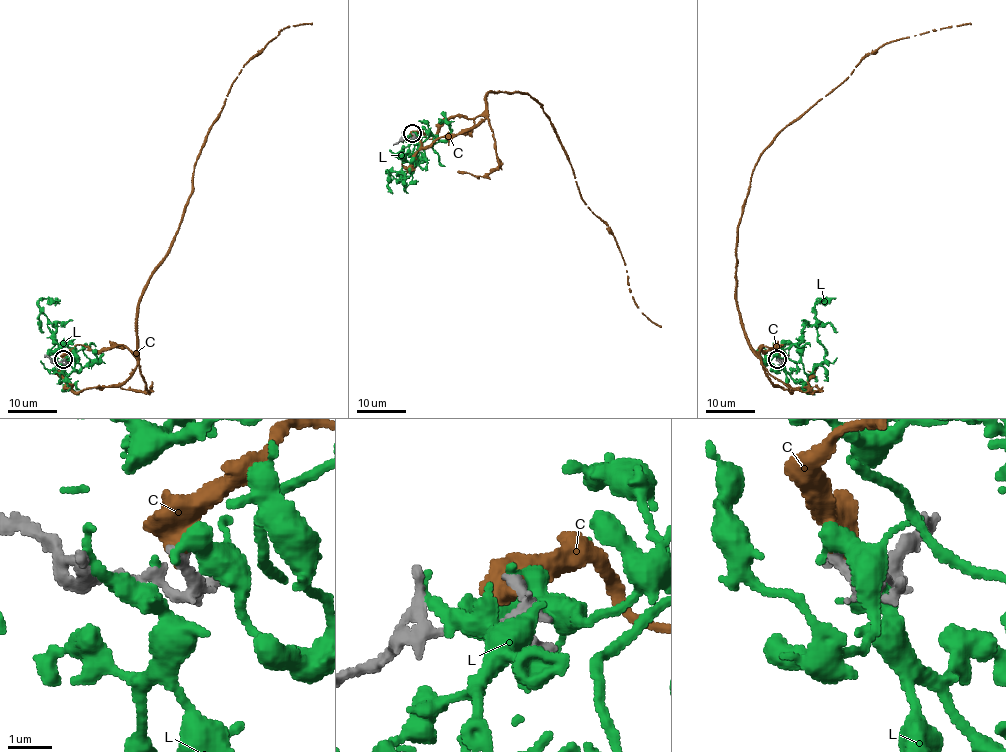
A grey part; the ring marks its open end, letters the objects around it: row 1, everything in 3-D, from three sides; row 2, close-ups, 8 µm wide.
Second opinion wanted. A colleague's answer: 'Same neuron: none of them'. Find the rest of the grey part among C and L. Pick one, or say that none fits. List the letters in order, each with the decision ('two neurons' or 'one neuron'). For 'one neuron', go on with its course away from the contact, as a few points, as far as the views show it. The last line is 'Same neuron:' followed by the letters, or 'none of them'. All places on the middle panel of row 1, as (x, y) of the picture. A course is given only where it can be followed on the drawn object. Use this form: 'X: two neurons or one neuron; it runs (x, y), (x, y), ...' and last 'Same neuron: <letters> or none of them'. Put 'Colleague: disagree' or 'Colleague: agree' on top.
Colleague: agree
C: two neurons
L: two neurons
Same neuron: none of them

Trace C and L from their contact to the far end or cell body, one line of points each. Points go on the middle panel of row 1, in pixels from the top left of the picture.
C: (413, 134), (476, 118), (490, 93), (527, 93), (616, 240), (634, 303), (661, 327)
L: (414, 134), (438, 141), (423, 142), (424, 157), (402, 181), (404, 173), (387, 171), (404, 192)

